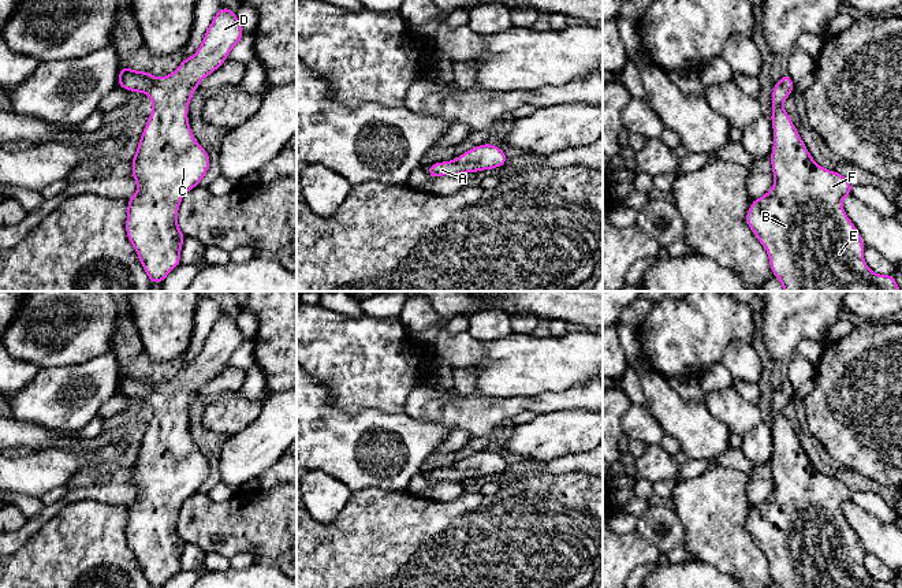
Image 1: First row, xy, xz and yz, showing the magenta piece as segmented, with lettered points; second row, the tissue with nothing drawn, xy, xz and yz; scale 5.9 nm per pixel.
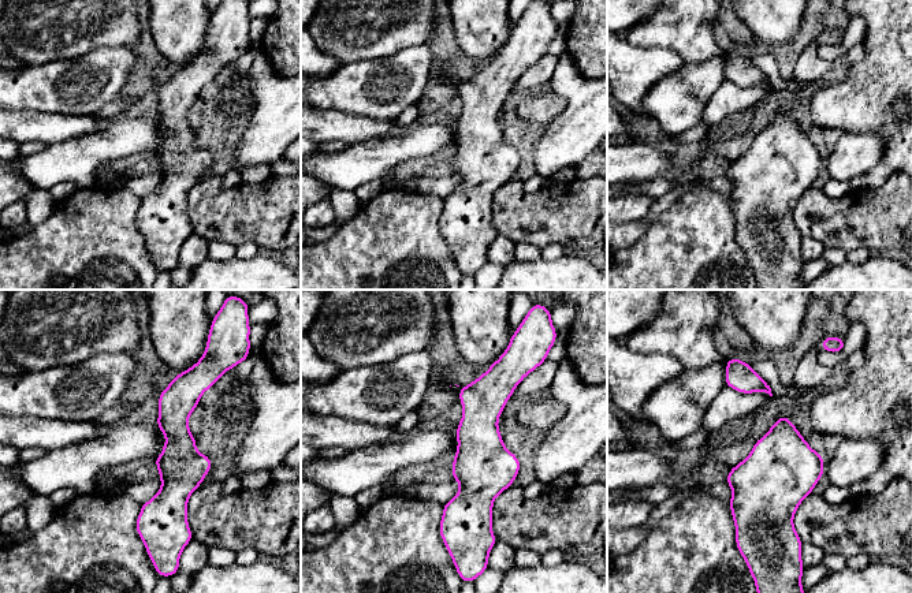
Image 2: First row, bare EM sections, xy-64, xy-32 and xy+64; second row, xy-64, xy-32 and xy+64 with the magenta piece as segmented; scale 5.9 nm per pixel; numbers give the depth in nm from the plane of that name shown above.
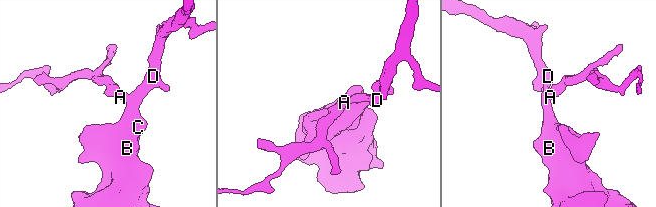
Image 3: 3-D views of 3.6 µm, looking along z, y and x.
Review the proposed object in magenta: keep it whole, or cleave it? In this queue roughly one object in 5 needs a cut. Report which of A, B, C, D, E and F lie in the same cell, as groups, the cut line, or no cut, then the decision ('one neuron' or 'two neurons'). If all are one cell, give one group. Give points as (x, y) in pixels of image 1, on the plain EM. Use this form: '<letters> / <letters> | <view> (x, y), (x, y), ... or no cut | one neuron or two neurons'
A B C D E F | no cut | one neuron

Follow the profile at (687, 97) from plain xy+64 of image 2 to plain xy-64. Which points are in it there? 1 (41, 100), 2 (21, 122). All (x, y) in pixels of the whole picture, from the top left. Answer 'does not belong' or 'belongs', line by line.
1: belongs
2: does not belong

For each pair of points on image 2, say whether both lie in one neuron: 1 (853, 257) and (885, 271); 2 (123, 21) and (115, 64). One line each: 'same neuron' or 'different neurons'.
1: different neurons
2: different neurons

